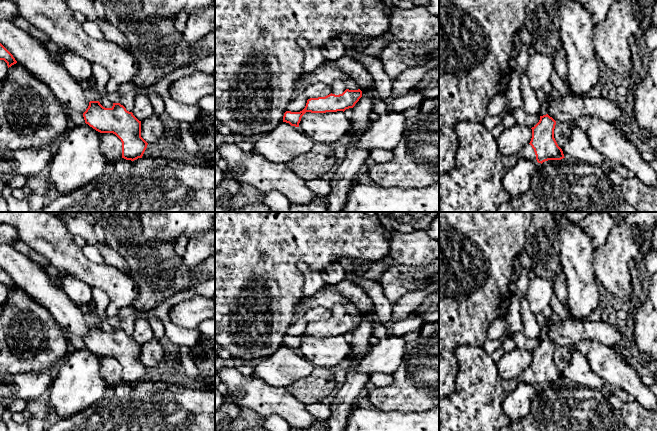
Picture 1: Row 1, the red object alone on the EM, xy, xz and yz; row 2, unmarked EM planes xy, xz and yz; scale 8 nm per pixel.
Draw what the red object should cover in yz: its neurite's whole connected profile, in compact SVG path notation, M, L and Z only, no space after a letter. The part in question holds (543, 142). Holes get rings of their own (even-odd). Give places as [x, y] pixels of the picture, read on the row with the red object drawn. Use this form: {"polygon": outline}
{"polygon": "M548 114L540 116L539 122L532 127L532 138L517 154L504 156L498 150L498 142L483 123L461 121L454 126L458 137L458 149L455 154L455 164L451 171L439 174L439 212L496 212L498 207L511 198L502 185L503 175L519 160L528 159L543 163L548 160L561 160L564 157L562 149L554 138L556 121Z"}

